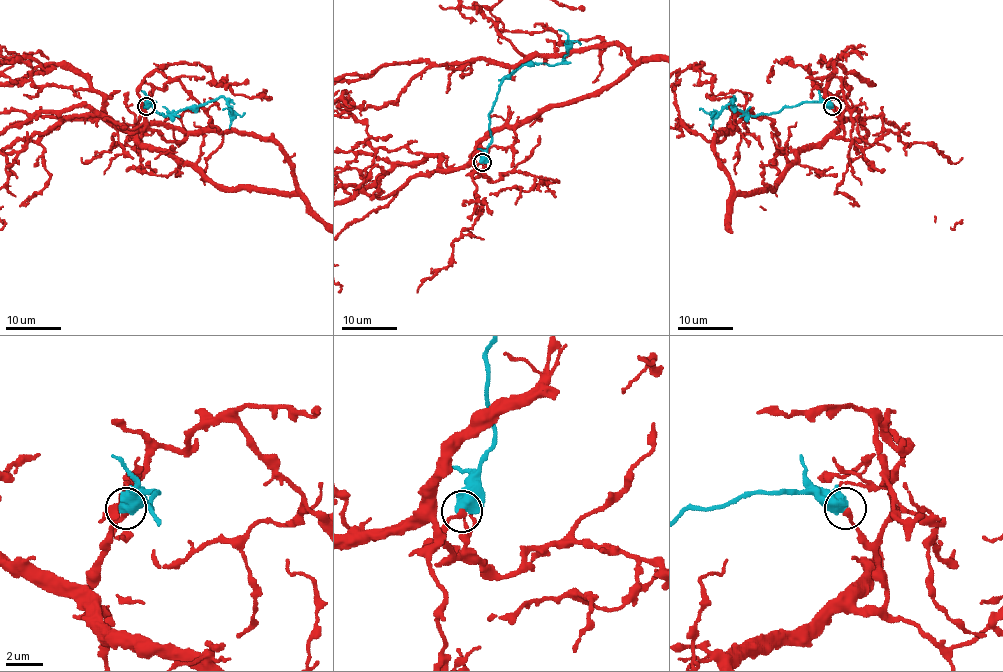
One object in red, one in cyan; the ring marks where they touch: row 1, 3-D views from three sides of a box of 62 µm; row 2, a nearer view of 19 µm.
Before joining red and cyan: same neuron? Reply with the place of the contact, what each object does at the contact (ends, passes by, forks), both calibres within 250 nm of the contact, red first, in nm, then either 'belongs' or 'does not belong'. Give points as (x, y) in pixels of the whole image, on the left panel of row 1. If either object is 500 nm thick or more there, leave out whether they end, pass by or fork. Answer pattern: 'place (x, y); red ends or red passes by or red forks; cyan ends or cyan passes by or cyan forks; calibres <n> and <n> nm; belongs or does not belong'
place (146, 106); calibres 280 and 750 nm; does not belong

